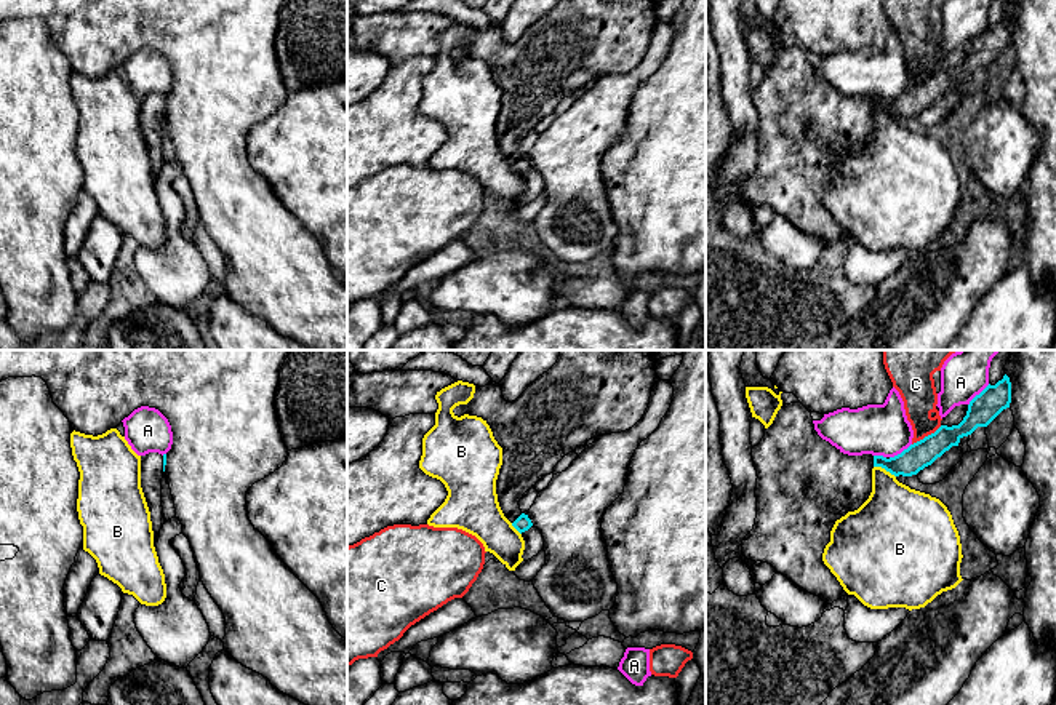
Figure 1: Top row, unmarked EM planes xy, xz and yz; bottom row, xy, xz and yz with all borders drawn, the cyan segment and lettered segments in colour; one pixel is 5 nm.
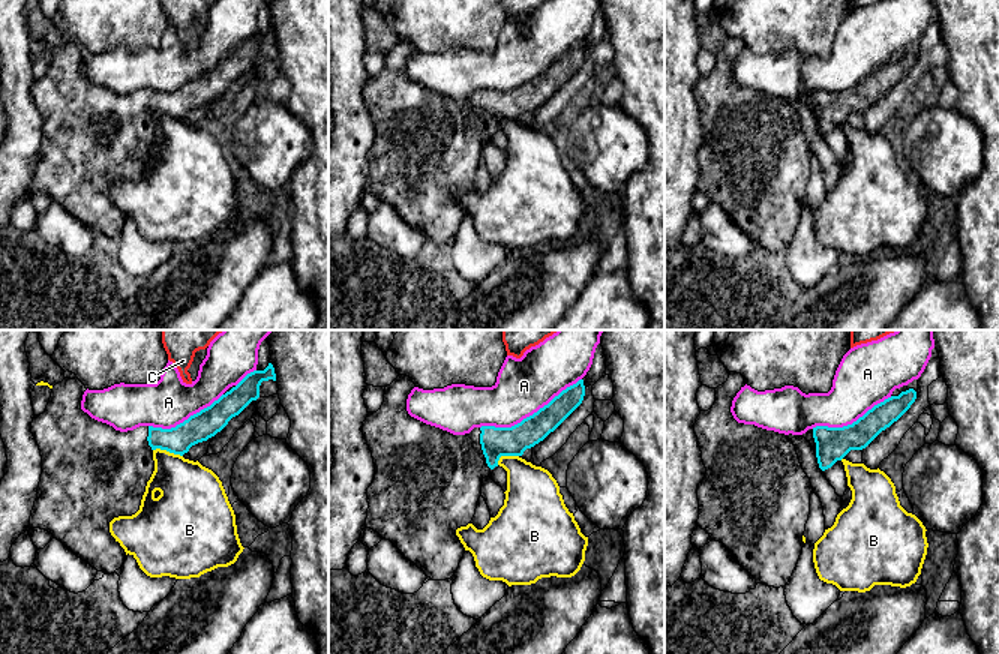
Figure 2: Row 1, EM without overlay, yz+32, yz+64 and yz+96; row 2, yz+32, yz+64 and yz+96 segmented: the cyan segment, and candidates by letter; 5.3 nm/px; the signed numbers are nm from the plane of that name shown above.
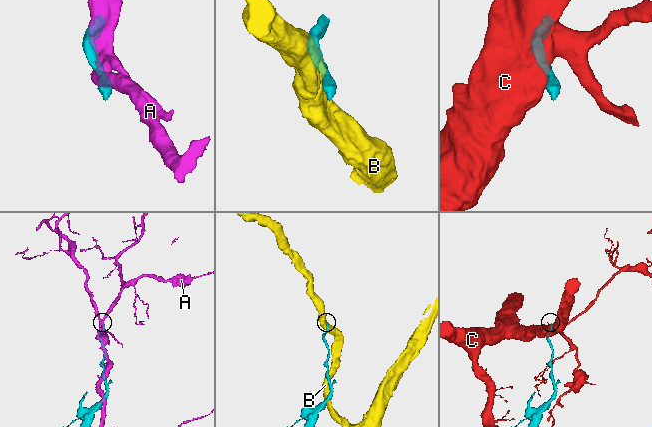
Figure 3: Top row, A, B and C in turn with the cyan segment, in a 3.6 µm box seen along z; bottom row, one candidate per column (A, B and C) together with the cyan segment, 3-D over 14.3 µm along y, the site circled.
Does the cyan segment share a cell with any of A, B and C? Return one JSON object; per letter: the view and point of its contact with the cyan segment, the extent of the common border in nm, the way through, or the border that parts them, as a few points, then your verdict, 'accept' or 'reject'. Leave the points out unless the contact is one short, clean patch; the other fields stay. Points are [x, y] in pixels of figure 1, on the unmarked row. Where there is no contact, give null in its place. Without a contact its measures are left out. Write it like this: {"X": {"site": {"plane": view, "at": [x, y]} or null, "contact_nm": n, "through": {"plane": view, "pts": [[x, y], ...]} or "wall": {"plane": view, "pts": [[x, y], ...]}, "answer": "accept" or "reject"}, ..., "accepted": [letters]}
{"A": {"site": {"plane": "yz", "at": [980, 35]}, "contact_nm": 160, "answer": "reject"}, "B": {"site": {"plane": "yz", "at": [885, 111]}, "contact_nm": 130, "wall": {"plane": "yz", "pts": [[874, 107], [884, 109], [895, 119]]}, "answer": "reject"}, "C": {"site": {"plane": "yz", "at": [928, 77]}, "contact_nm": 180, "wall": {"plane": "yz", "pts": [[941, 67], [912, 87]]}, "answer": "reject"}, "accepted": []}

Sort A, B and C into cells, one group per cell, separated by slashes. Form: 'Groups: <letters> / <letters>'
Groups: A / B / C

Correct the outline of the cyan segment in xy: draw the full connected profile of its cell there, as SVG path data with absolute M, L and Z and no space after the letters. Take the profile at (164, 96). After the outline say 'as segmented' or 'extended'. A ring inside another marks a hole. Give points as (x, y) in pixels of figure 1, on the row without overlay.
M149 94L141 98L141 129L150 153L154 182L165 166L162 149L162 120L166 107L166 96Z; extended

